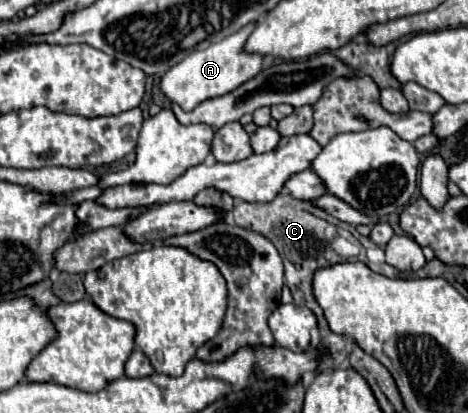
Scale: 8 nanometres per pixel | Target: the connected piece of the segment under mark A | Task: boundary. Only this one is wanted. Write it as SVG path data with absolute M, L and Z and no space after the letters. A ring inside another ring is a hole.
M255 22L249 26L243 26L239 32L223 38L221 42L215 42L213 46L205 50L195 50L187 58L183 58L179 64L175 64L161 80L161 90L163 94L179 104L185 112L193 110L201 102L209 98L217 98L223 94L229 94L237 86L245 84L249 78L255 78L263 70L263 56L261 54L249 54L245 52L245 40L253 32Z

